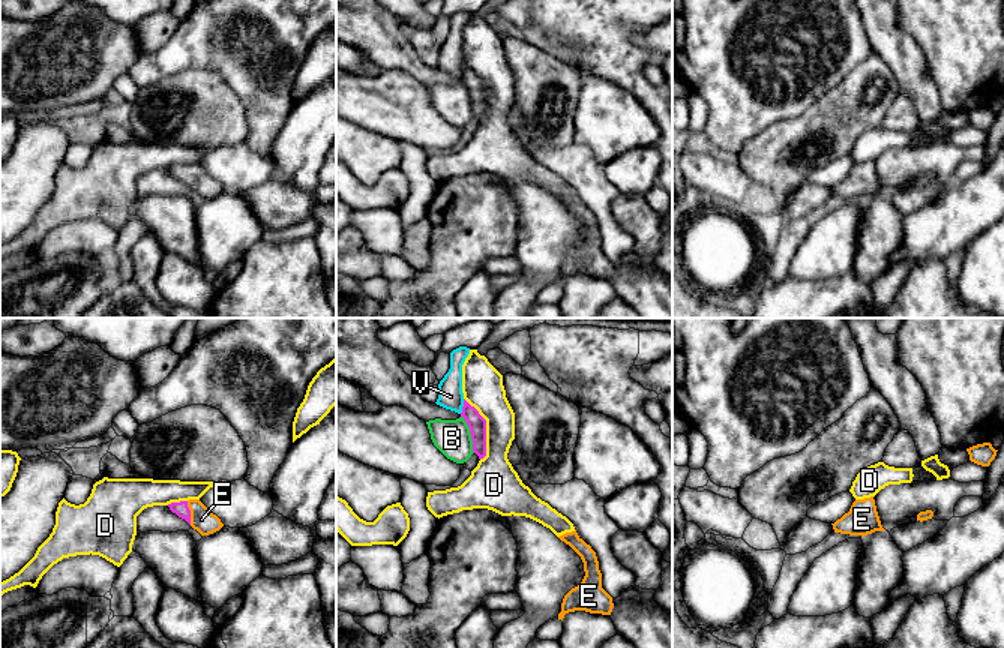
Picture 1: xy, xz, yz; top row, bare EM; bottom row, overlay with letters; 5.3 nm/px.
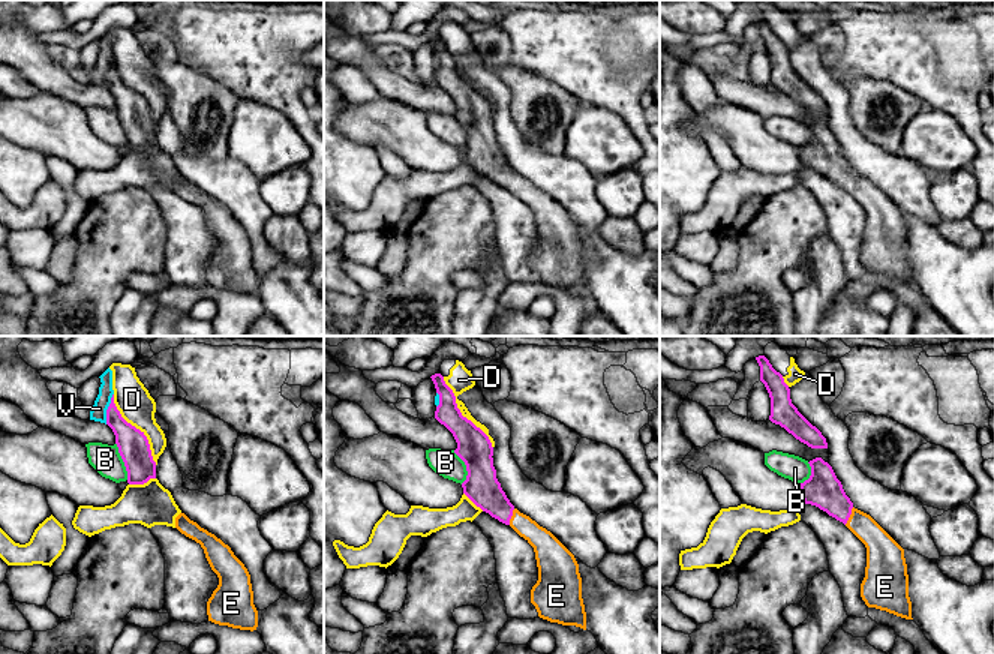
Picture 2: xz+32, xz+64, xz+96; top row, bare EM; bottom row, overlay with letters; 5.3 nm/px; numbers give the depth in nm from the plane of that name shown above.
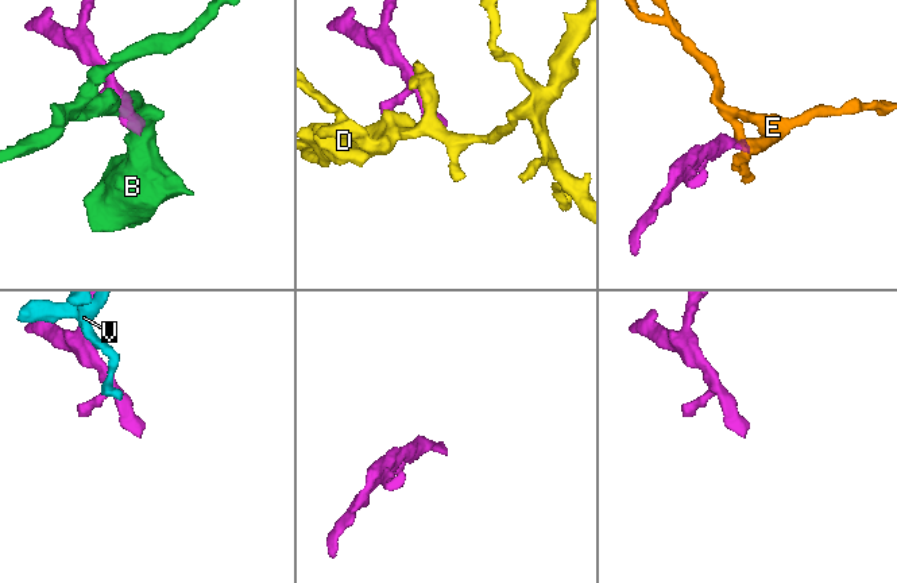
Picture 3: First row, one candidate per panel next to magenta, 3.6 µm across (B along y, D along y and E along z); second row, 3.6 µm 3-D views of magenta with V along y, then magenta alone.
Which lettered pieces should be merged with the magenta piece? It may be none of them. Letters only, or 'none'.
E

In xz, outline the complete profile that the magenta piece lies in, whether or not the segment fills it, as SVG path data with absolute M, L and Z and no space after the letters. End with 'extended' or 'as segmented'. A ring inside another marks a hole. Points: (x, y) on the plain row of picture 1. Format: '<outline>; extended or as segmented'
M464 63L461 81L467 86L473 104L473 116L483 123L486 120L486 84Z; as segmented

